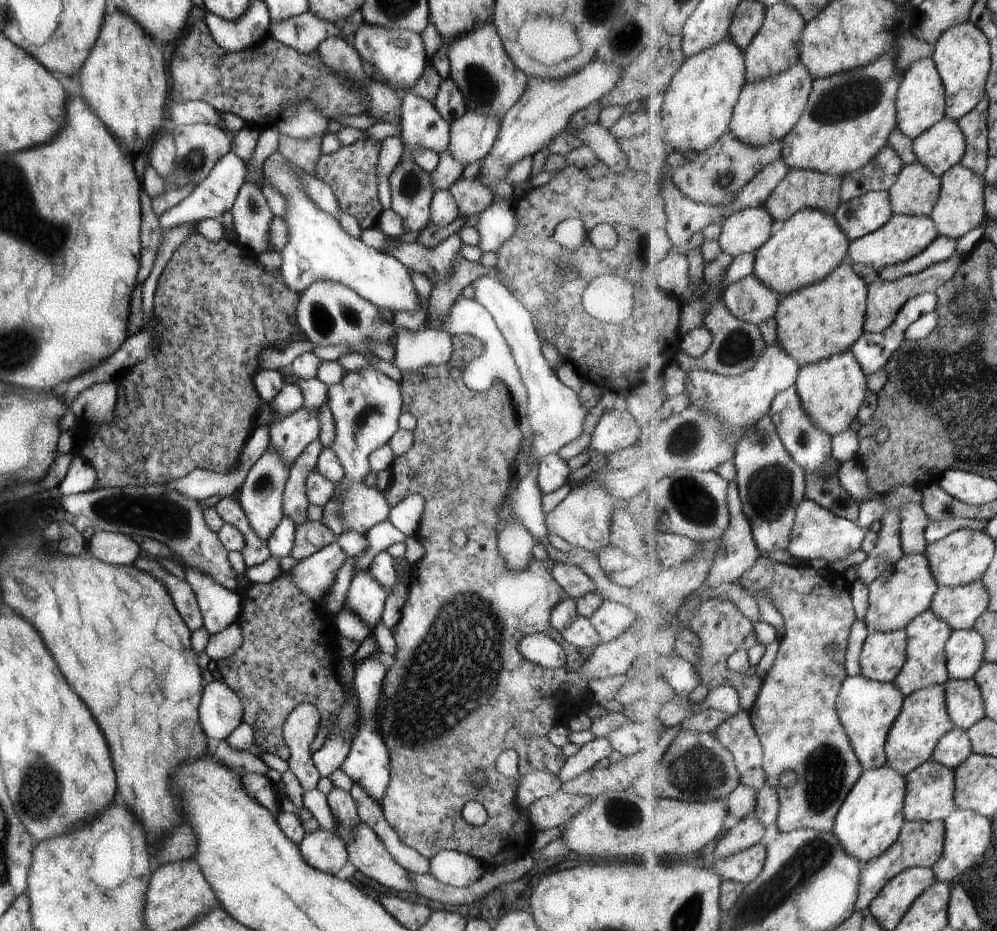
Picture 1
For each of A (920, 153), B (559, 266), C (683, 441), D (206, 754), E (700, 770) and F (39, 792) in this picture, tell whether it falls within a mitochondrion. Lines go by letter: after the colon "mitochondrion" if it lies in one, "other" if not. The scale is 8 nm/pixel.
A: other
B: mitochondrion
C: mitochondrion
D: other
E: mitochondrion
F: mitochondrion

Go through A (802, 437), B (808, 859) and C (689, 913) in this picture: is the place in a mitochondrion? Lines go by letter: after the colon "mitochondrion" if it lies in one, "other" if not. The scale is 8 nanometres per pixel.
A: mitochondrion
B: mitochondrion
C: mitochondrion

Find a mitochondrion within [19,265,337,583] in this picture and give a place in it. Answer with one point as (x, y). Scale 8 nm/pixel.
(168, 519)

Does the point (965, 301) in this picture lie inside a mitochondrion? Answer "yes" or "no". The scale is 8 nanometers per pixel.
yes

